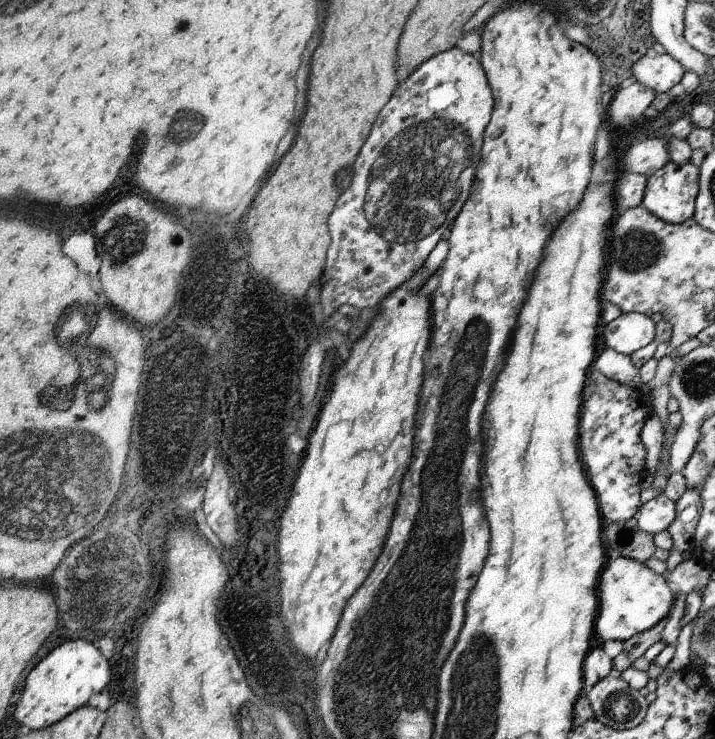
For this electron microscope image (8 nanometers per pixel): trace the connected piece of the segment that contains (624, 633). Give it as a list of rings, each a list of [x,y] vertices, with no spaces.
[[[615,558],[607,562],[607,568],[603,570],[603,576],[599,578],[599,618],[595,620],[595,634],[601,644],[605,642],[625,642],[633,638],[635,634],[641,634],[643,630],[649,630],[659,620],[663,620],[675,602],[675,590],[669,582],[665,582],[659,574],[651,572],[645,564],[639,564],[637,560],[629,558]]]

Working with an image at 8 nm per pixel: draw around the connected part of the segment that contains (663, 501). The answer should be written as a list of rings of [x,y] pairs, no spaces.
[[[665,494],[645,502],[643,508],[635,514],[637,528],[653,536],[659,532],[665,532],[675,520],[675,516],[677,516],[677,506]]]

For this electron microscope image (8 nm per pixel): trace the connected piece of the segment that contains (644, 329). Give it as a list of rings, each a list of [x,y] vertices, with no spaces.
[[[621,314],[605,326],[605,346],[619,354],[635,354],[655,340],[657,326],[645,314]]]

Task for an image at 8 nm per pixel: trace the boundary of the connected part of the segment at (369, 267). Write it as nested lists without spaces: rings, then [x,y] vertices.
[[[457,46],[429,58],[397,86],[395,96],[383,106],[383,114],[379,114],[373,124],[375,128],[371,128],[367,142],[363,142],[363,150],[359,150],[351,186],[339,194],[327,222],[331,246],[327,250],[325,270],[319,276],[319,302],[327,324],[329,314],[339,306],[351,306],[355,312],[365,308],[373,310],[425,264],[429,252],[435,248],[445,228],[451,228],[469,194],[479,160],[481,132],[489,122],[491,110],[493,98],[477,56],[467,54]]]

